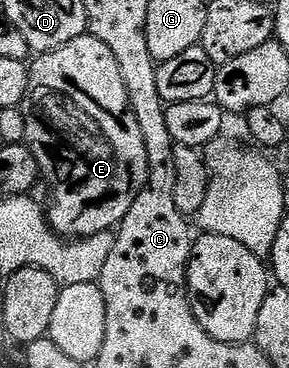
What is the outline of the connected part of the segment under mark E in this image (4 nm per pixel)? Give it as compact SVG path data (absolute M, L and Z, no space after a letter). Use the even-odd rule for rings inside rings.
M90 33L77 37L65 45L61 45L56 51L45 51L38 56L36 63L30 64L29 93L25 93L25 101L22 105L22 113L25 117L25 133L27 134L25 146L37 157L37 165L41 178L46 181L49 188L49 199L52 199L51 207L46 208L47 219L51 223L56 234L69 240L89 238L95 233L110 231L118 228L119 222L129 213L129 208L147 186L147 171L149 169L149 157L145 153L145 137L141 137L141 125L137 125L137 117L133 117L129 97L125 93L125 81L121 81L121 69L117 65L117 57L113 57L109 45Z

